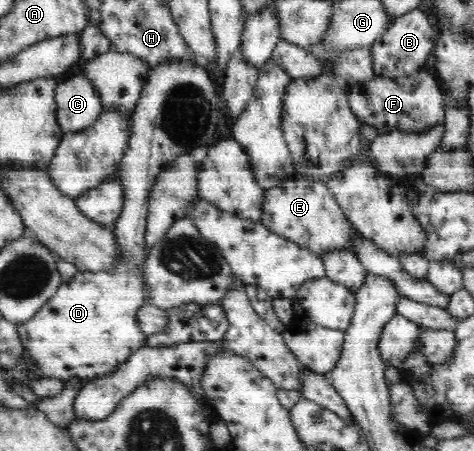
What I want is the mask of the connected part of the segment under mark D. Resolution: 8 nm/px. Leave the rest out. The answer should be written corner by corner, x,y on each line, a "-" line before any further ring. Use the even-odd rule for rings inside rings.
193,55
182,59
166,60
153,68
143,86
140,103
130,121
130,134
118,167
118,181
121,182
124,205
112,231
118,248
118,261
102,271
77,271
73,278
61,283
57,292
28,321
16,323
24,348
22,363
26,372
38,378
56,378
64,382
77,380
79,385
111,376
121,364
129,360
144,346
146,334
141,331
136,319
139,308
145,301
144,262
148,255
145,242
146,220
150,192
157,183
157,176
174,158
190,153
199,146
211,146
217,120
219,120
218,96
209,74

